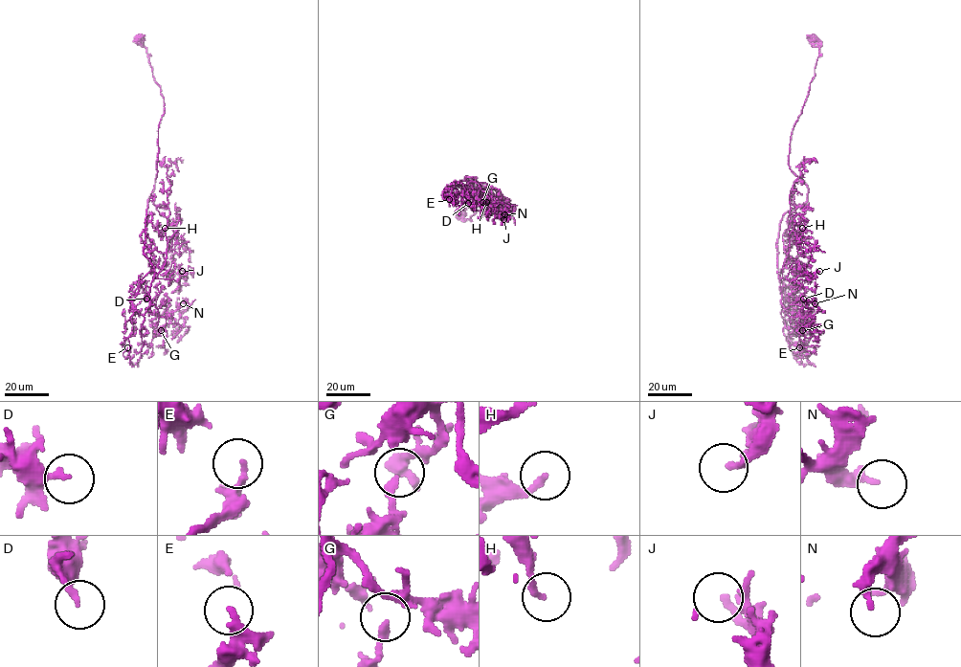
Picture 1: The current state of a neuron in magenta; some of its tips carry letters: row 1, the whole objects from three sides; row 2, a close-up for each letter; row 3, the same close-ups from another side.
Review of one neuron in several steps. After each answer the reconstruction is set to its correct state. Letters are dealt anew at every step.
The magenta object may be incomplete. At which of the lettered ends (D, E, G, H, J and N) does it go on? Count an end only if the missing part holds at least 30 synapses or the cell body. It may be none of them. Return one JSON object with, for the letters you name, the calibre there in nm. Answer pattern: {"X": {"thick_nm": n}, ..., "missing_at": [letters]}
{"missing_at": []}

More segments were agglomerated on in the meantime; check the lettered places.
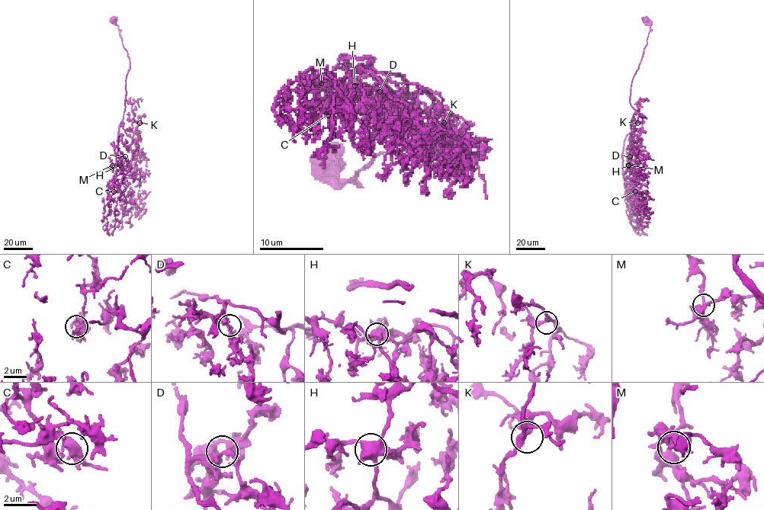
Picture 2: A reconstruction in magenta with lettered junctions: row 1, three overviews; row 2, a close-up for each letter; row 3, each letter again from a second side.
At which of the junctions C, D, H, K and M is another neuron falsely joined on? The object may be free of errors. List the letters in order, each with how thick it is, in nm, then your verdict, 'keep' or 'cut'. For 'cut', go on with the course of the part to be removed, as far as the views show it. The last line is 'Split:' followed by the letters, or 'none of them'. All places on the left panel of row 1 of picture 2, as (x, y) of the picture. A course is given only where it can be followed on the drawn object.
C: calibre 500 nm; keep
D: calibre 320 nm; keep
H: calibre 600 nm; keep
K: calibre 280 nm; keep
M: calibre 280 nm; keep
Split: none of them

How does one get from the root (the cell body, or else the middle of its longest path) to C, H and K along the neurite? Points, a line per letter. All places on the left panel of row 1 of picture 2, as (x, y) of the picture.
C: (113, 20), (127, 52), (130, 69), (116, 158), (123, 177), (113, 191)
H: (113, 20), (118, 26), (130, 65), (116, 158), (123, 177), (131, 161), (124, 157), (120, 165)
K: (113, 20), (130, 59), (116, 158), (123, 177), (138, 145), (136, 129), (139, 123)

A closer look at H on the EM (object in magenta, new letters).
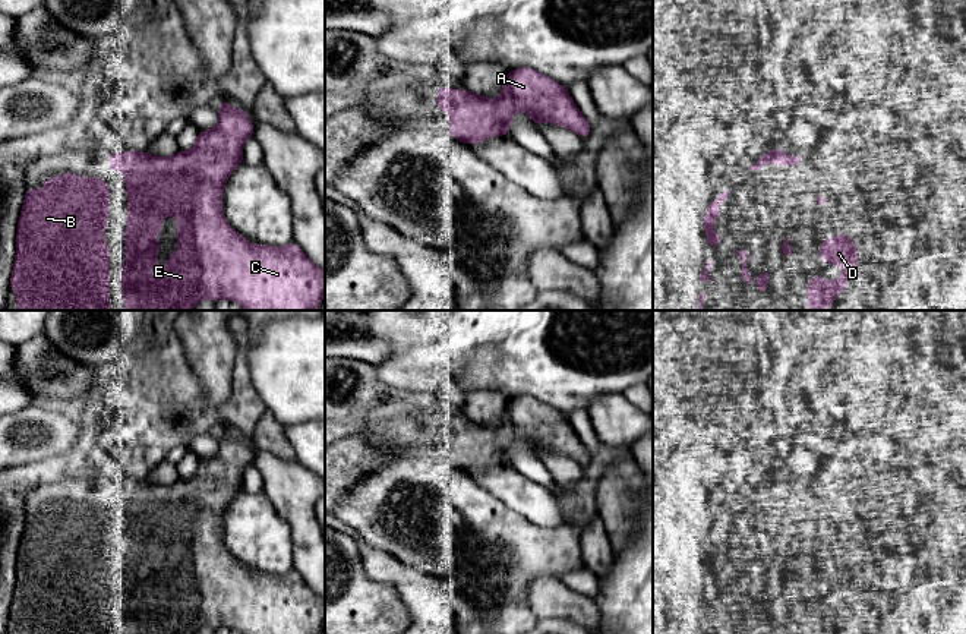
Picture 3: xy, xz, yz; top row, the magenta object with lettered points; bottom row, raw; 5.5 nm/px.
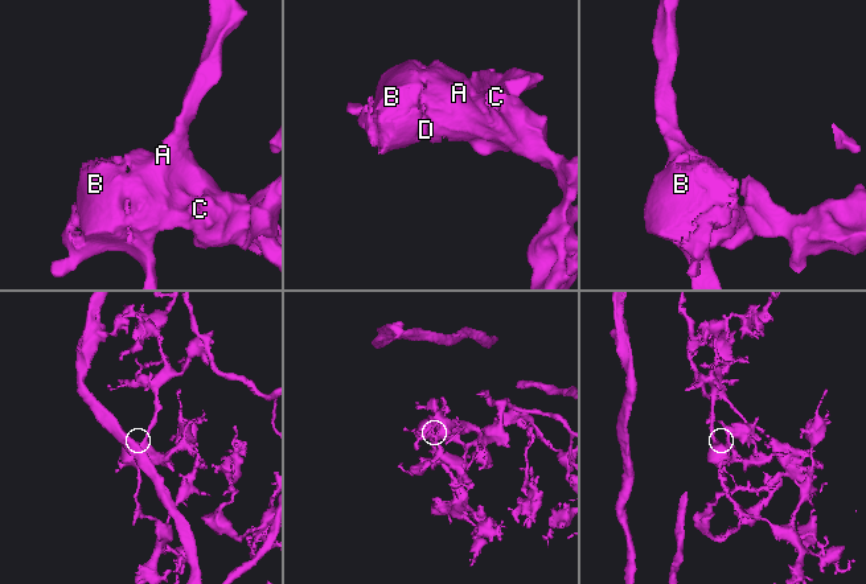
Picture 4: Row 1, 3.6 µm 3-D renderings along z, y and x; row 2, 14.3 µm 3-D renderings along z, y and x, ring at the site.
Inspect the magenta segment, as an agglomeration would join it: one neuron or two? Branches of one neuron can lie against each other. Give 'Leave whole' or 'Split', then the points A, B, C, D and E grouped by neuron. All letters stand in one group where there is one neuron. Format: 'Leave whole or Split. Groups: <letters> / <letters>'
Leave whole. Groups: A B C D E

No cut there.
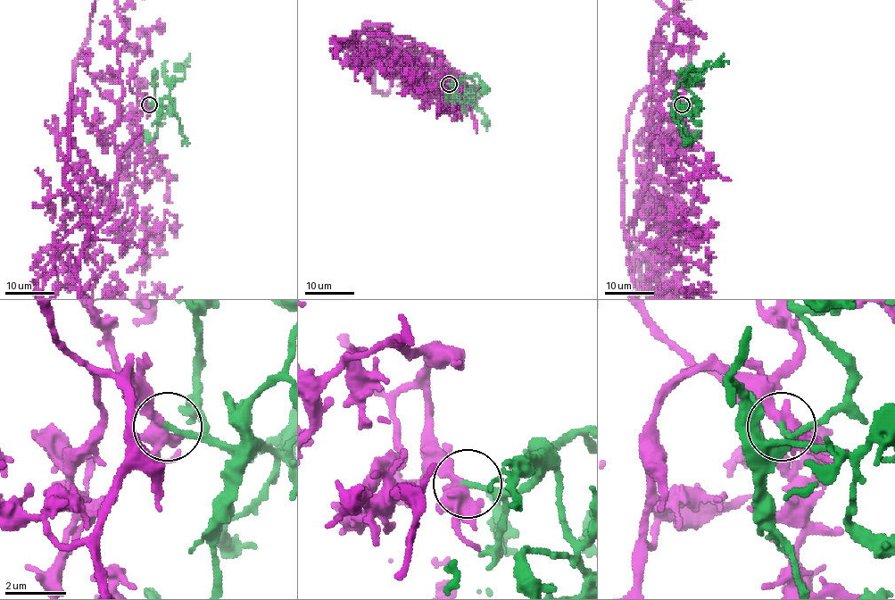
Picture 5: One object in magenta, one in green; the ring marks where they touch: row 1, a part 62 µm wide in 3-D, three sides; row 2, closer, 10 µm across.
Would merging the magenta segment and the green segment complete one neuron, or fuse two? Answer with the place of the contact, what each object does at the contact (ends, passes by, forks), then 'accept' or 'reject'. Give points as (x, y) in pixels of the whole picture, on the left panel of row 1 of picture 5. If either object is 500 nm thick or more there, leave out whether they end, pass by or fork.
place (149, 104); magenta passes by; green ends; accept

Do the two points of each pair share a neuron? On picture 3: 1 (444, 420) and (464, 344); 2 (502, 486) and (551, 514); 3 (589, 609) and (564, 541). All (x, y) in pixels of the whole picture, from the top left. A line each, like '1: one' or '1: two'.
1: two
2: one
3: two

